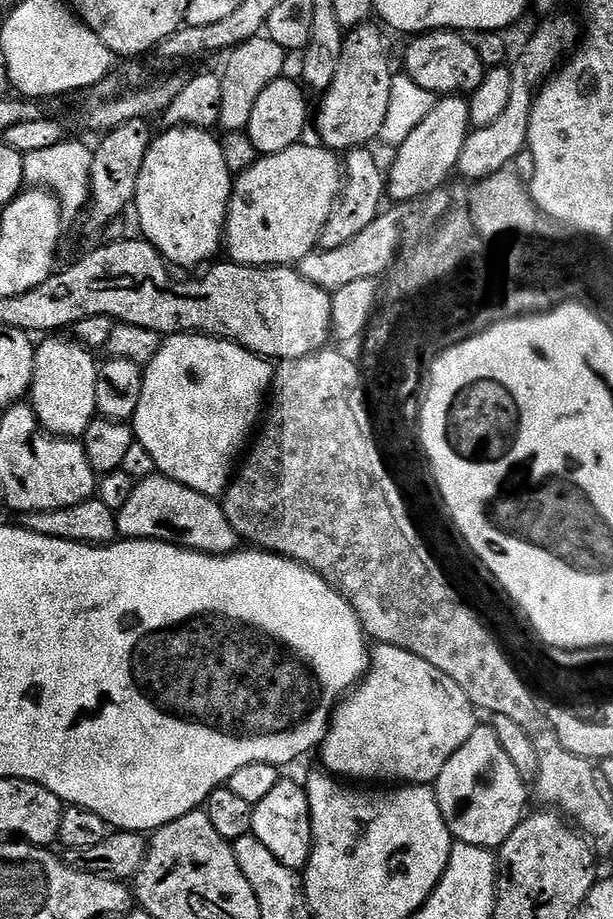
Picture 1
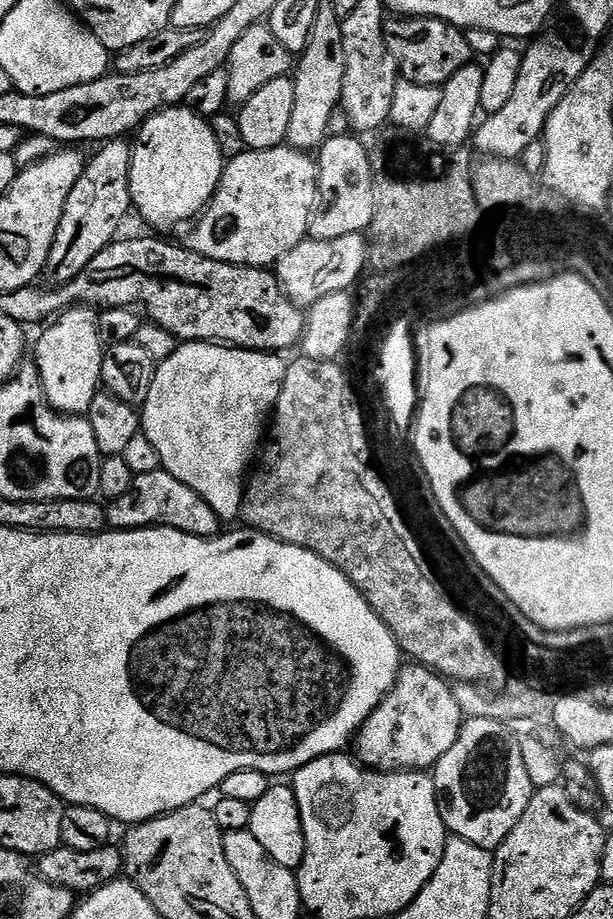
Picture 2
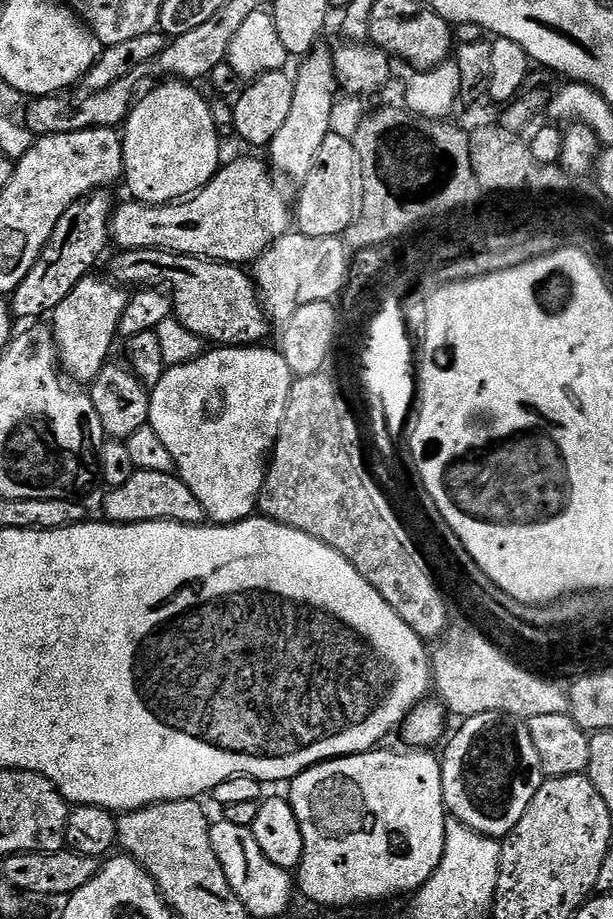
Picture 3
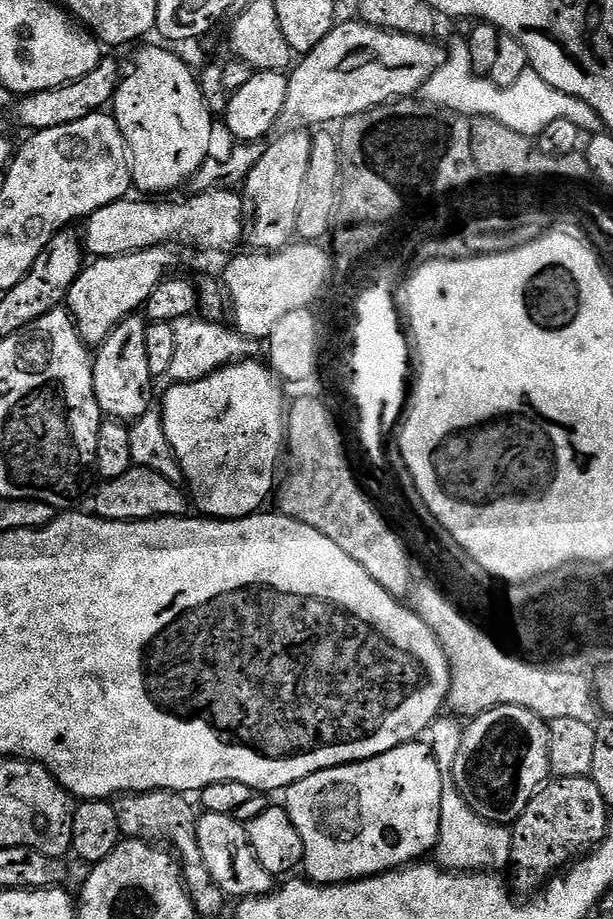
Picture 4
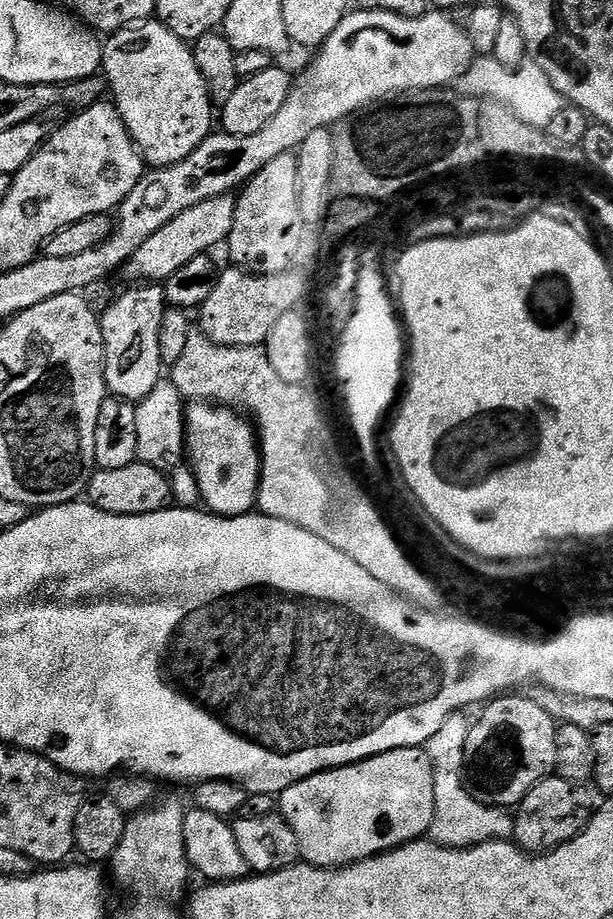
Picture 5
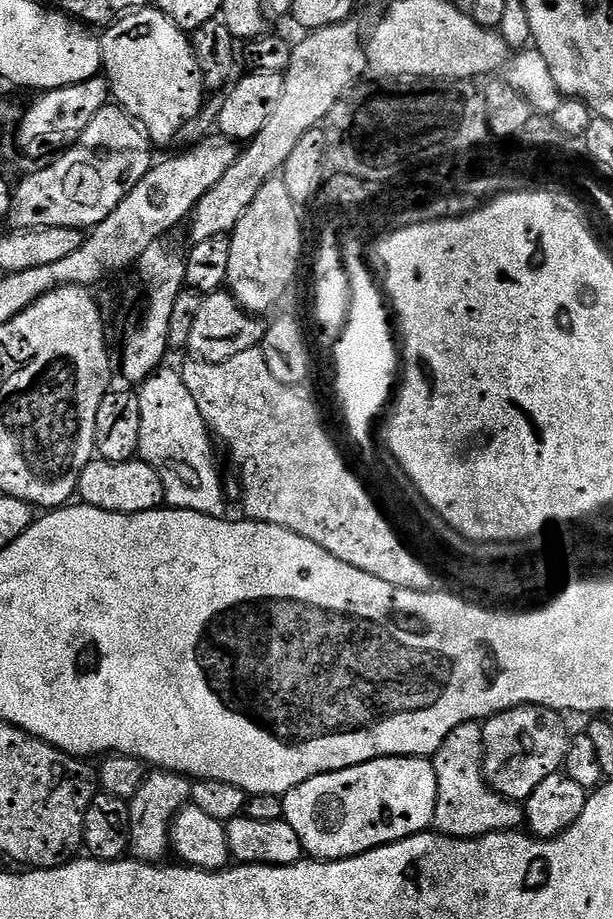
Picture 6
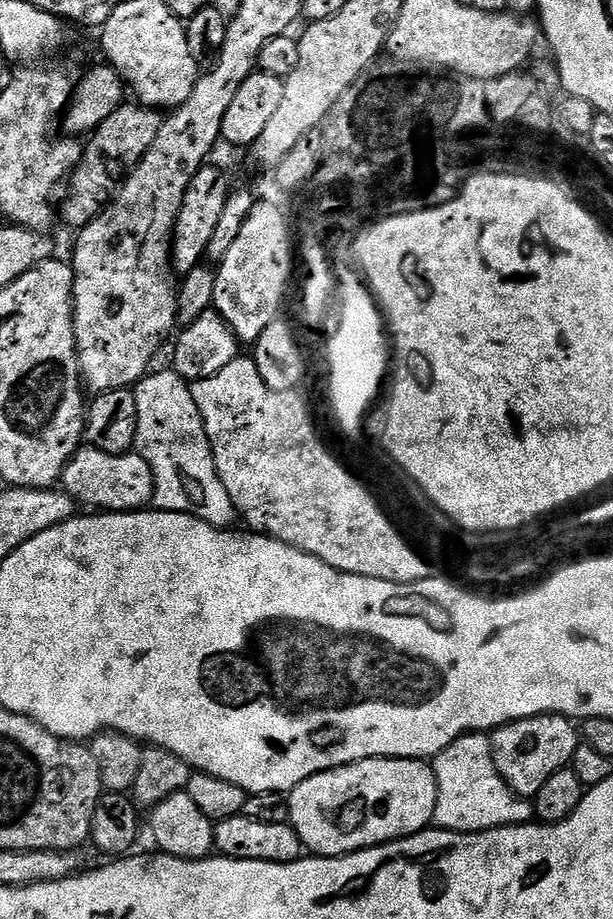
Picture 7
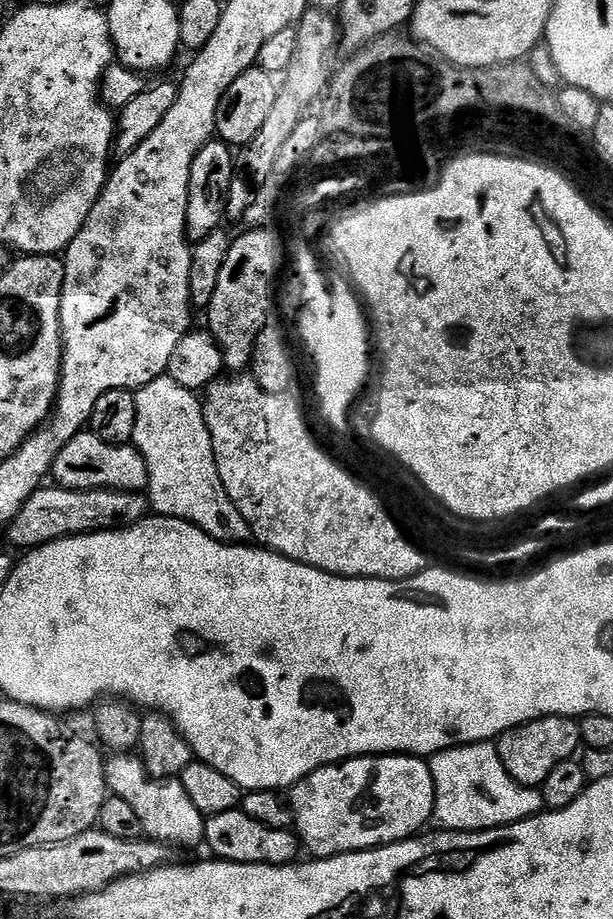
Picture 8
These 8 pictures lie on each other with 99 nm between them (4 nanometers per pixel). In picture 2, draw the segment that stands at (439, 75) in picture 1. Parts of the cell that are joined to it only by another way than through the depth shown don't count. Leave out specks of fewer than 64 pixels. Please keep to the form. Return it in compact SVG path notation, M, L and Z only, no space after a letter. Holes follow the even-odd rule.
M399 14L384 21L384 37L390 54L399 68L401 77L412 84L440 88L450 77L458 74L462 66L473 63L470 42L466 42L464 32L444 20L429 16L411 18Z

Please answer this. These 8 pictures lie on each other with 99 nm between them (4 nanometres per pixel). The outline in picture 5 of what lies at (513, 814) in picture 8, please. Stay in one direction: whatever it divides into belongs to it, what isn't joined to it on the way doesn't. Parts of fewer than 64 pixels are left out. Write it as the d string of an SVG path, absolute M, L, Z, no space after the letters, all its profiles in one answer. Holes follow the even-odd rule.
M457 714L446 718L438 734L434 734L426 745L434 770L434 818L430 839L433 844L440 844L444 848L473 848L491 840L508 840L516 825L511 811L478 802L468 790L464 755L472 724L464 716L467 715Z

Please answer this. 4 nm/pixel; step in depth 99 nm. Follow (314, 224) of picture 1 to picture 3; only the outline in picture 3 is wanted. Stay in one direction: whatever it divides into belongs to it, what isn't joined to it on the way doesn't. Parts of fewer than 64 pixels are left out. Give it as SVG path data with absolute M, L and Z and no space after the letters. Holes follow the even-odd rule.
M232 160L229 164L227 161L206 187L179 202L153 205L127 202L121 208L119 205L112 213L111 243L125 252L158 250L177 252L180 256L198 256L201 260L214 260L218 264L251 265L275 240L287 236L294 224L289 201L288 204L284 201L283 194L272 181L269 165L261 160Z

